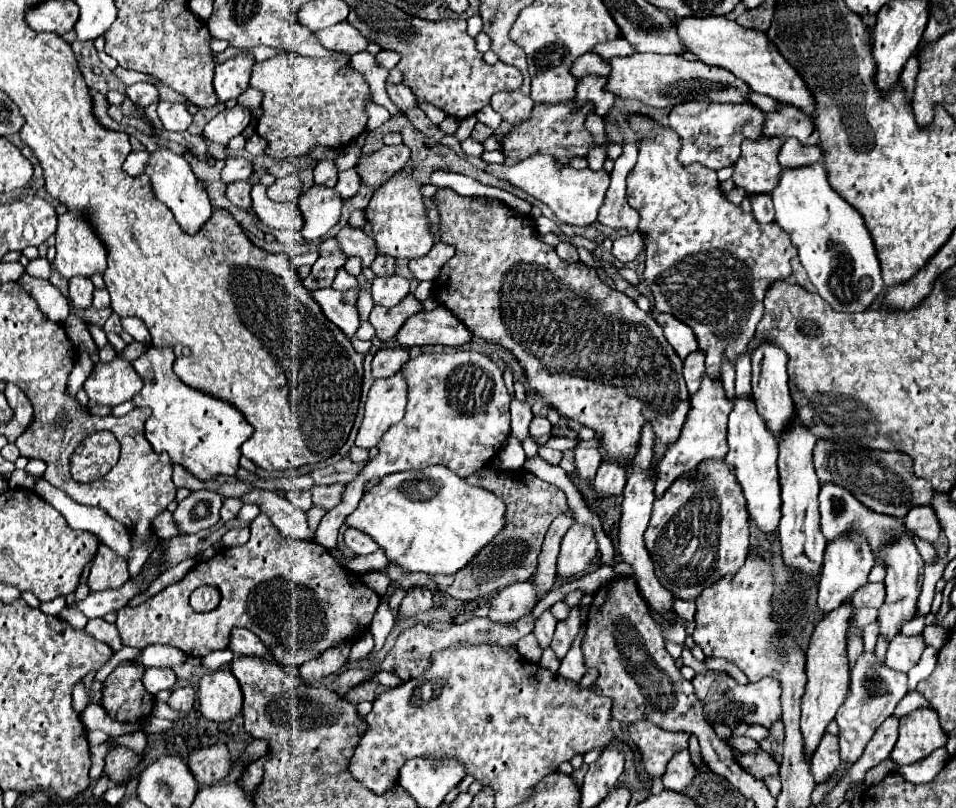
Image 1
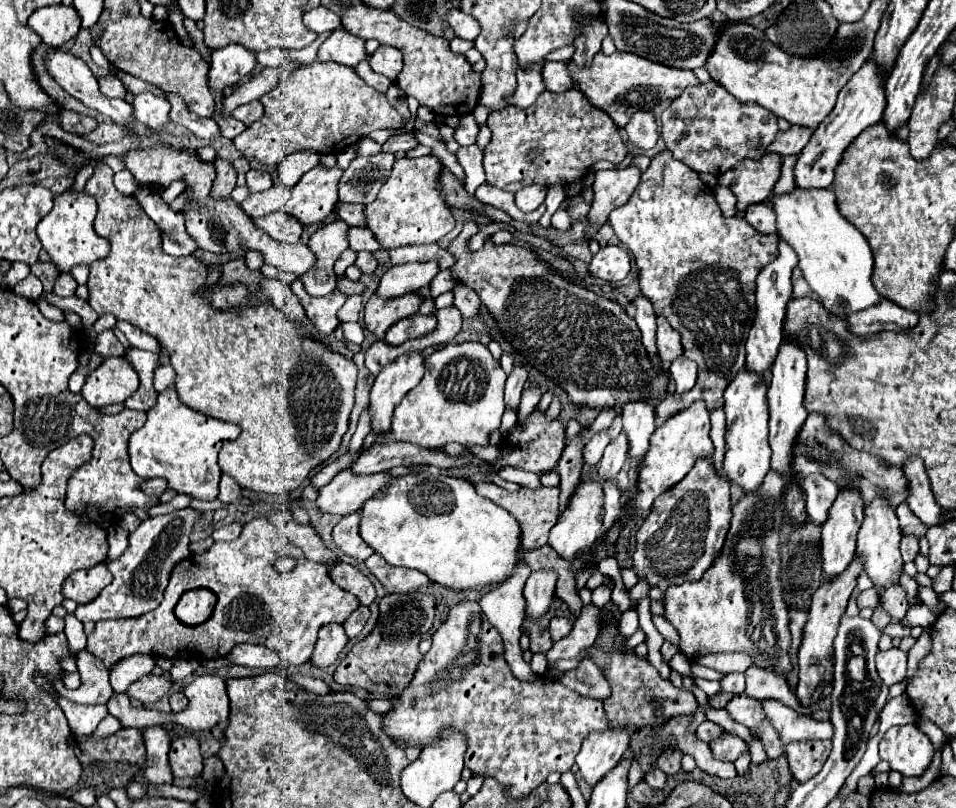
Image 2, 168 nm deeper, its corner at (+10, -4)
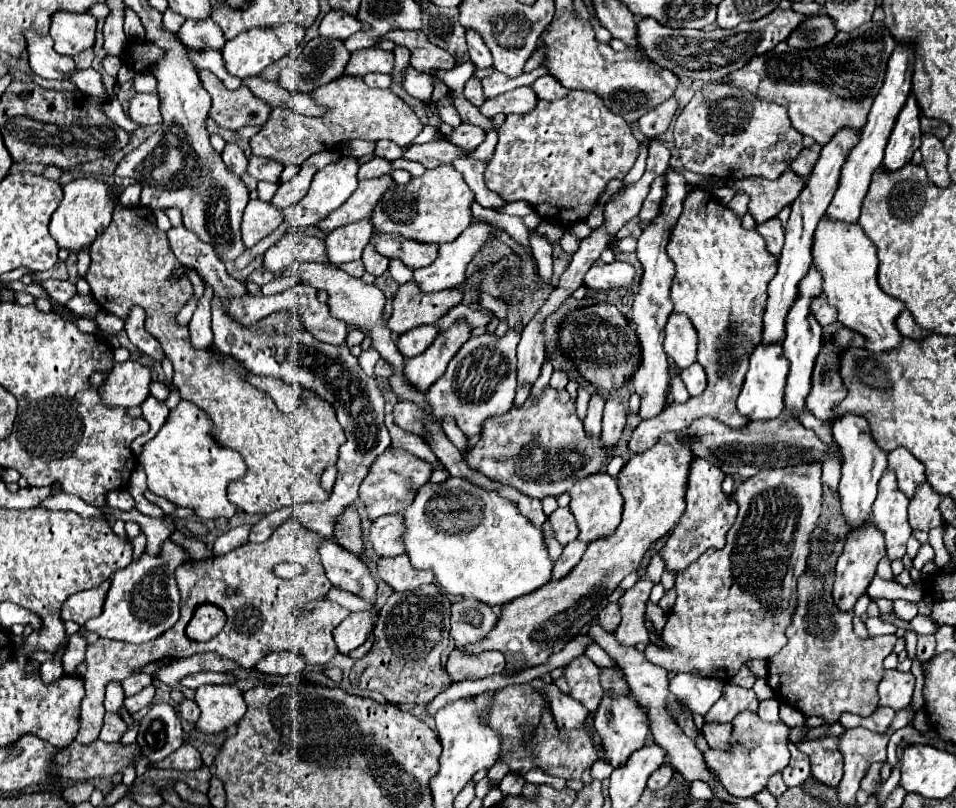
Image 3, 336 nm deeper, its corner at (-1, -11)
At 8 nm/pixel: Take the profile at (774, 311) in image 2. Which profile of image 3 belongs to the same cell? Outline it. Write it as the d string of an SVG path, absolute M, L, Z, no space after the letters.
M846 126L844 130L838 130L832 140L822 148L820 158L816 166L812 168L812 174L806 178L806 186L800 192L800 196L792 202L792 214L786 224L786 242L782 248L782 254L778 258L778 272L768 284L768 300L766 300L766 312L764 312L764 334L762 342L764 346L772 342L784 340L784 326L788 310L792 310L796 298L798 298L798 284L808 274L812 266L812 242L814 242L814 230L818 220L824 216L824 210L828 208L828 202L832 202L832 194L836 192L836 182L840 180L840 166L844 166L844 158L848 158L848 150L856 146L860 138L860 130L852 130Z

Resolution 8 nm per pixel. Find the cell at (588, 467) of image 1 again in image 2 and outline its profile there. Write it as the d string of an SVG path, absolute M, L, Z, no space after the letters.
M601 431L601 433L593 435L589 439L589 443L585 445L585 463L587 465L597 465L605 447L609 445L609 441L611 441L611 437L607 435L607 431Z

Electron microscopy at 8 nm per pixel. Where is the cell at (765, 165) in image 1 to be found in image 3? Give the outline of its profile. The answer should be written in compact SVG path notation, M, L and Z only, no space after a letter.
M786 170L776 180L764 180L752 176L744 180L734 180L728 186L734 192L742 192L750 196L748 212L758 224L762 224L764 220L774 218L784 206L792 204L800 194L800 190L804 188L804 184L806 184L804 178L800 178L792 170Z

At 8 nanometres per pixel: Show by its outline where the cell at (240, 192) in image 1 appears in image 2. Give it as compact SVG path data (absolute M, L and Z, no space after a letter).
M217 157L213 163L215 163L215 169L217 169L217 179L213 183L213 195L217 195L217 197L229 197L231 191L235 189L235 177L237 177L237 173L235 173L231 161L227 161L227 159L219 159Z

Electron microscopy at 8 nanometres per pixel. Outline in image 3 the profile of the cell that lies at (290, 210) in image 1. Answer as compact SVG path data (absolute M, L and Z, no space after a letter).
M286 232L264 254L264 266L274 274L280 274L280 270L284 270L286 266L296 266L310 260L328 262L324 240L316 236L296 236L292 232Z

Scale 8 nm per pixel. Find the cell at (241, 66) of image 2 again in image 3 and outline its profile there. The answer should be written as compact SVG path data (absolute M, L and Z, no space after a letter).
M294 22L282 24L278 28L252 28L252 30L246 30L246 32L238 34L232 40L228 40L224 44L222 58L224 58L224 64L226 64L228 74L244 80L244 78L258 76L266 66L270 66L272 62L280 60L296 44L300 44L302 38L304 38L304 28L300 28L300 24L294 24Z

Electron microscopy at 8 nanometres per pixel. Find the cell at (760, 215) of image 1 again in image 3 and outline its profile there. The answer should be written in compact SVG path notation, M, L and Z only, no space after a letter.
M770 218L768 222L758 224L756 230L766 240L768 252L774 254L774 256L780 256L780 250L782 250L782 244L784 244L784 226L782 226L782 222L778 218Z

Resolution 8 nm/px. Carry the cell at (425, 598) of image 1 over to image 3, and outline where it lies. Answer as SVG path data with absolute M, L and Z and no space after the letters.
M400 554L396 558L380 558L378 576L396 592L410 592L416 590L418 586L434 582L434 576L430 572L414 570L406 554Z

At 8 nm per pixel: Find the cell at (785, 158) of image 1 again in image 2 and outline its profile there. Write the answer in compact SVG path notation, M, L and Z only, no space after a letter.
M783 157L783 169L781 169L781 179L777 181L775 189L773 189L773 197L777 195L785 195L791 193L793 187L793 163L797 157Z

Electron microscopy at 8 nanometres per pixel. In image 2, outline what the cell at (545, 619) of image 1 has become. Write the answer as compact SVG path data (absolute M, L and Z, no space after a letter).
M539 569L529 575L525 583L529 619L541 619L541 615L549 609L549 603L555 597L555 583L557 583L557 571L553 569Z

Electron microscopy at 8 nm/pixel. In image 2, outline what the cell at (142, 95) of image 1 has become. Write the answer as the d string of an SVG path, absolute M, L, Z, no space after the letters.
M107 75L107 77L101 77L97 81L99 81L99 91L107 97L121 97L123 99L127 93L125 85L115 75Z

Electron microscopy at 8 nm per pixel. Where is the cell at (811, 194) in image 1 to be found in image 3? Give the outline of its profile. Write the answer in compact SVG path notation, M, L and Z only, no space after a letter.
M822 218L816 226L816 238L812 246L814 266L820 270L824 280L824 294L828 302L838 310L838 320L860 334L866 336L866 348L872 352L886 352L900 344L902 336L896 330L894 322L904 310L904 304L878 286L878 254L876 246L862 232L858 224L832 222Z

